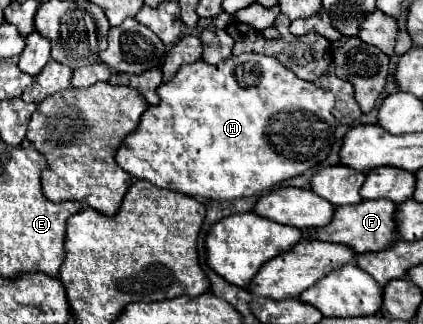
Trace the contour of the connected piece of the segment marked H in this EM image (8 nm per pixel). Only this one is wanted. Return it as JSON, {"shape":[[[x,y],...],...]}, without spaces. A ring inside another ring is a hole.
{"shape":[[[239,54],[215,66],[203,60],[185,64],[171,82],[157,88],[157,94],[161,104],[143,112],[137,130],[117,150],[115,162],[133,178],[193,198],[235,200],[267,194],[281,182],[321,164],[335,144],[337,120],[331,114],[335,96],[313,82],[293,76],[271,56]]]}

